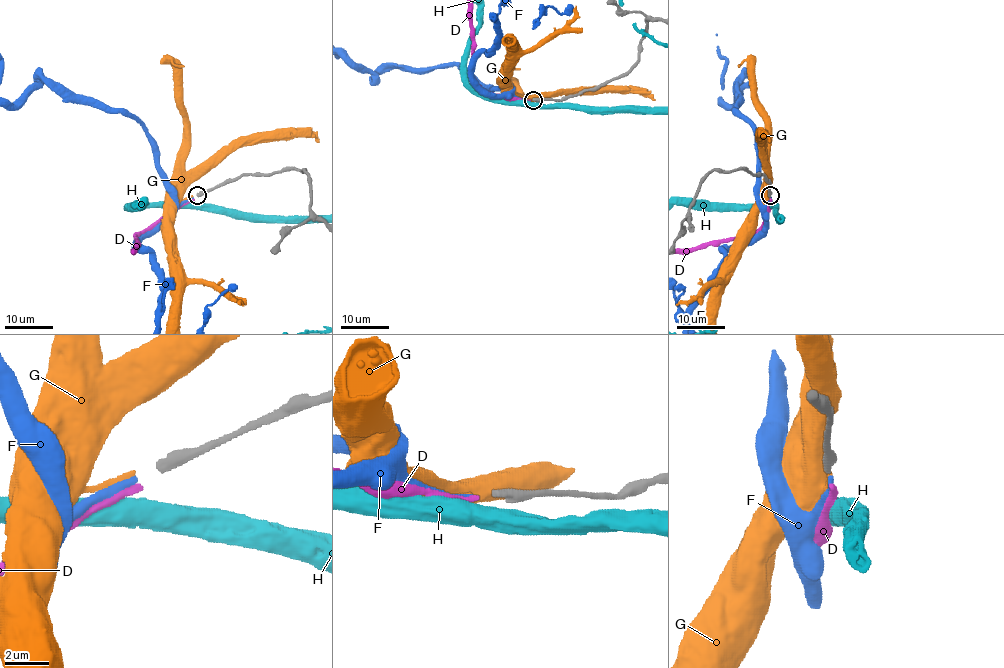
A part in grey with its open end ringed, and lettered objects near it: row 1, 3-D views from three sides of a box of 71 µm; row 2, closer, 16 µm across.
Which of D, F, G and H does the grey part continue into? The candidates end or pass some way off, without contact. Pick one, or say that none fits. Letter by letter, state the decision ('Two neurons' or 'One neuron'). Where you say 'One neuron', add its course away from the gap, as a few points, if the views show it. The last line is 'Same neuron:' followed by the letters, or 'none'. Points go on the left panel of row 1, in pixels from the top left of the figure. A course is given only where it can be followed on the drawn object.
D: Two neurons
F: One neuron
G: Two neurons
H: Two neurons
Same neuron: F

